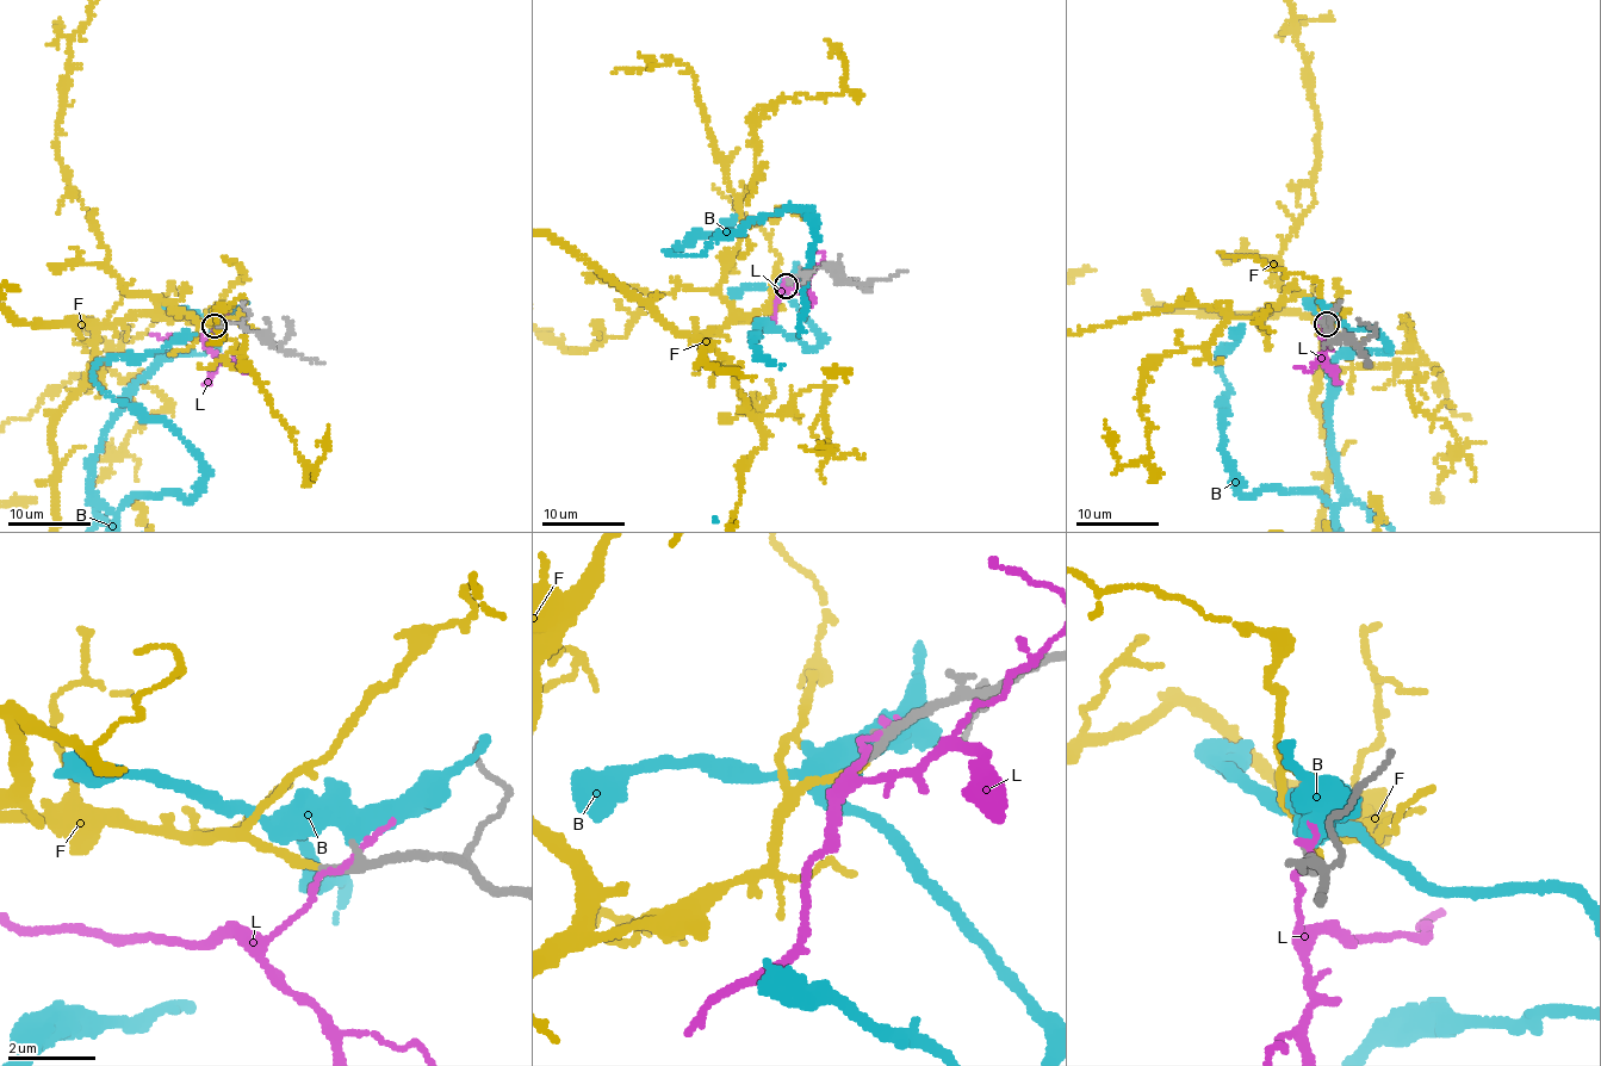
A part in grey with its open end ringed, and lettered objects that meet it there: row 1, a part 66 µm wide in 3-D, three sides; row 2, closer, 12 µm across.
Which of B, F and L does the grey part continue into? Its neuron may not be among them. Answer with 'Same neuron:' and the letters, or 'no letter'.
Same neuron: F

